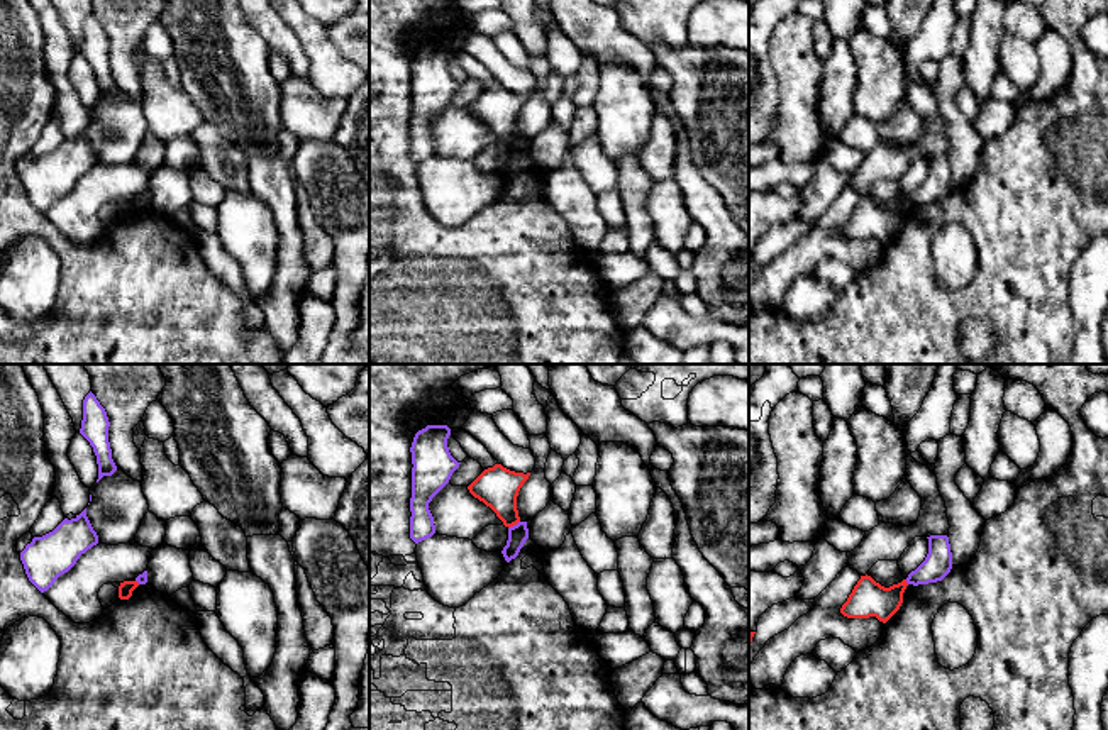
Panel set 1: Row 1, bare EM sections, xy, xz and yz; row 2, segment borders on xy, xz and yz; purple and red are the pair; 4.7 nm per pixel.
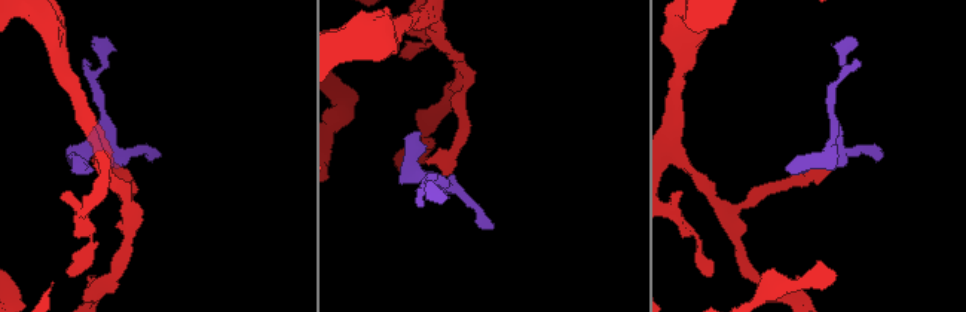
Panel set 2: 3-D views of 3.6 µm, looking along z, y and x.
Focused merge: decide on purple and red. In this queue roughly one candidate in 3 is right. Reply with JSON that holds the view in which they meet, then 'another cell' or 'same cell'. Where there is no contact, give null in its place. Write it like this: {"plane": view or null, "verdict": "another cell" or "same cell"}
{"plane": "xz", "verdict": "another cell"}

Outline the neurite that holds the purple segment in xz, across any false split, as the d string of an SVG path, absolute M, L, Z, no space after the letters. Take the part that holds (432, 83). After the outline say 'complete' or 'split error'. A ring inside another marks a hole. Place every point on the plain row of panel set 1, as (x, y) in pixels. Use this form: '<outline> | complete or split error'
M427 46L415 54L410 68L413 85L410 159L415 164L435 154L429 124L449 103L461 85L449 73L449 56L451 49L447 46Z | complete

